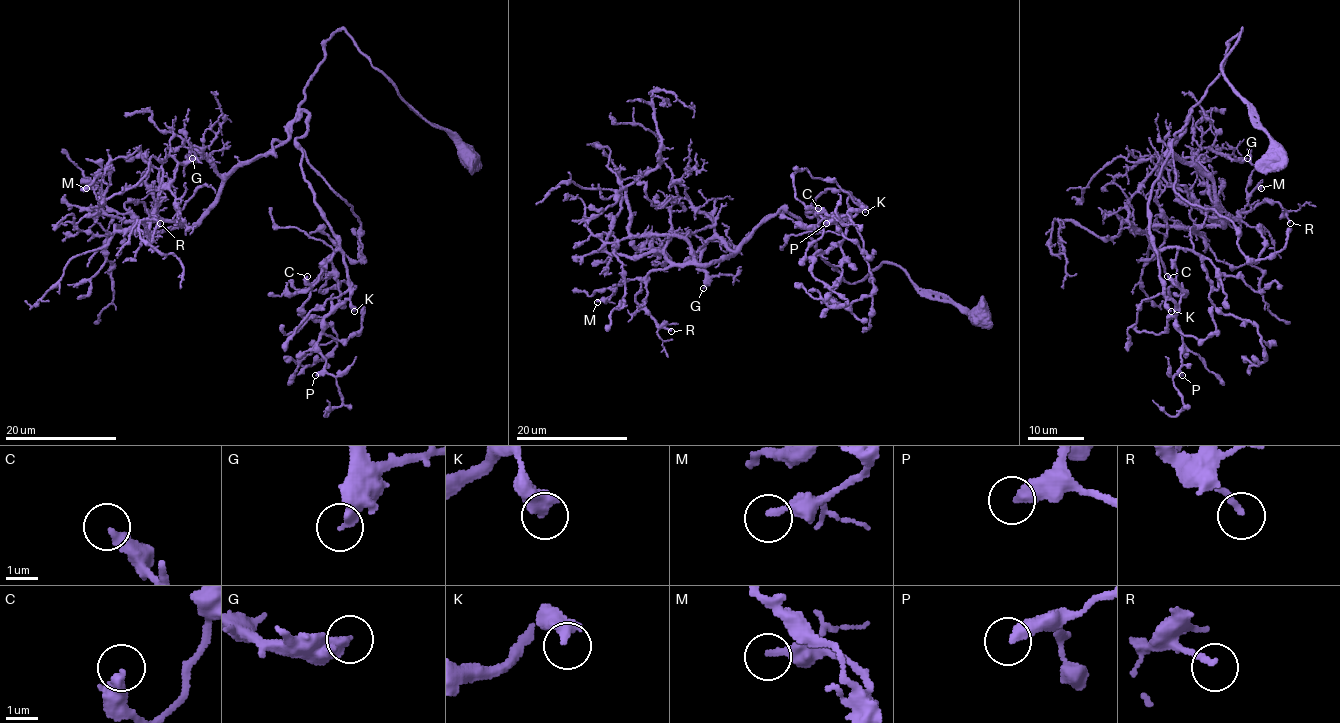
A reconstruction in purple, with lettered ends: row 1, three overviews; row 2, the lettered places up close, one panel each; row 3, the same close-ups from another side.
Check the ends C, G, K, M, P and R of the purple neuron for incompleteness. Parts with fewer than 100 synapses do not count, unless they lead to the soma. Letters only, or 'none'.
G

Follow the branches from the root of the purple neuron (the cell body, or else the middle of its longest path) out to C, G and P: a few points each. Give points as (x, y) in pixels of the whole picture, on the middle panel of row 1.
C: (979, 317), (889, 262), (849, 283), (807, 213), (825, 190), (850, 195), (847, 218), (818, 208)
G: (979, 317), (930, 299), (889, 262), (849, 283), (788, 212), (734, 251), (712, 239), (703, 288)
P: (979, 317), (889, 262), (849, 283), (807, 213), (825, 190), (860, 204), (826, 223)

